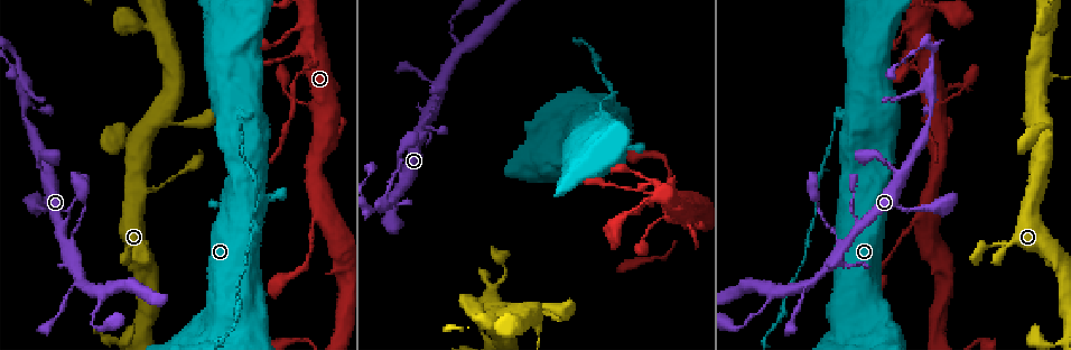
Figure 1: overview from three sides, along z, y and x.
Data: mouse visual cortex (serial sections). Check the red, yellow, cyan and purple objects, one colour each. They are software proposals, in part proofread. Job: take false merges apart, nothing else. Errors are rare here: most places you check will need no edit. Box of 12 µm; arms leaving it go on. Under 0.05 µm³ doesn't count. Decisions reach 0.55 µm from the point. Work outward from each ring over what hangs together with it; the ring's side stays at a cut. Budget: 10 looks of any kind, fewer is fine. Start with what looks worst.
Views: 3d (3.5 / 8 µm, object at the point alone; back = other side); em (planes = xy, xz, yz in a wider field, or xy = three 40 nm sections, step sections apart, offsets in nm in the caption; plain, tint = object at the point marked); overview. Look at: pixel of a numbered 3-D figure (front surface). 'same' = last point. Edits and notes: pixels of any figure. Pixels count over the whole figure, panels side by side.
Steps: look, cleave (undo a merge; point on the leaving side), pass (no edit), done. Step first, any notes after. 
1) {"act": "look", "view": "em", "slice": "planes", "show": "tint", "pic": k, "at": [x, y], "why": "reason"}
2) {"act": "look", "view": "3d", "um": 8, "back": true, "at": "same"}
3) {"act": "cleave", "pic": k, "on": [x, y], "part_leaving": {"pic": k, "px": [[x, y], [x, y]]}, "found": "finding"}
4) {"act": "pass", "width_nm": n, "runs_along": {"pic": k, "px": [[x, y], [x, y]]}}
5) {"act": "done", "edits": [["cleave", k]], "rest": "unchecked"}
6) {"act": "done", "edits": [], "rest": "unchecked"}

{"act": "look", "view": "3d", "um": 3.5, "pic": 1, "at": [244, 117], "why": "sharp bend"}

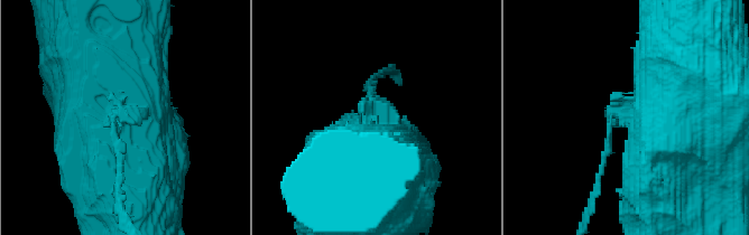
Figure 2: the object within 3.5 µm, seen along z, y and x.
{"act": "look", "view": "em", "slice": "xy", "step": 3, "show": "tint", "pic": 2, "at": [379, 106]}

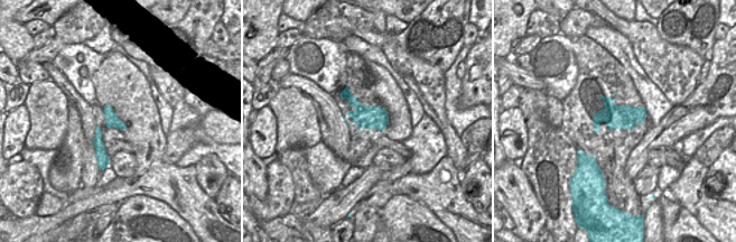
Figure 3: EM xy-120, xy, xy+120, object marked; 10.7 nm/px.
{"act": "cleave", "pic": 2, "on": [371, 87], "part_leaving": {"pic": 2, "px": [[611, 130], [600, 181], [583, 226]]}, "found": "two cells meet here"}

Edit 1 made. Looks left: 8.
{"act": "look", "view": "3d", "um": 3.5, "pic": 1, "at": [70, 247], "why": "branch point"}

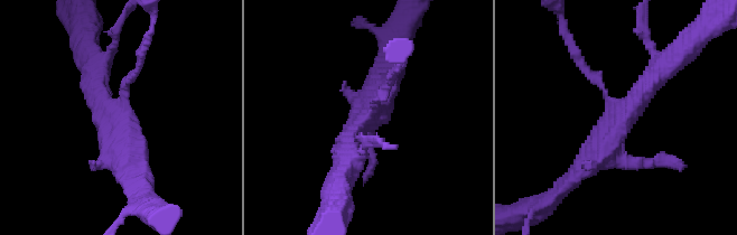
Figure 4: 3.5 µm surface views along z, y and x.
{"act": "look", "view": "em", "slice": "planes", "show": "tint", "pic": 4, "at": [115, 122]}

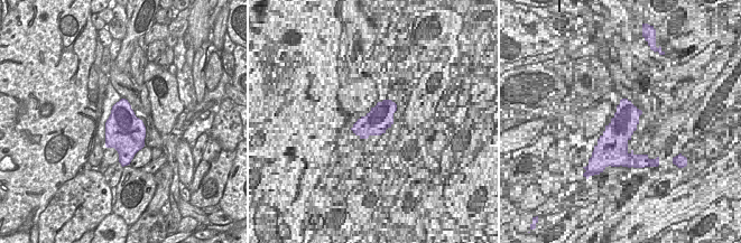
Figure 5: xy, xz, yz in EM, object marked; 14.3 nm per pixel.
{"act": "pass", "runs_along": {"pic": 4, "px": [[669, 63], [595, 156], [575, 176]]}, "found": "continuous, no second cell"}

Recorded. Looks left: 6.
{"act": "look", "view": "3d", "um": 8, "pic": 1, "at": [929, 115], "why": "narrows sharply"}

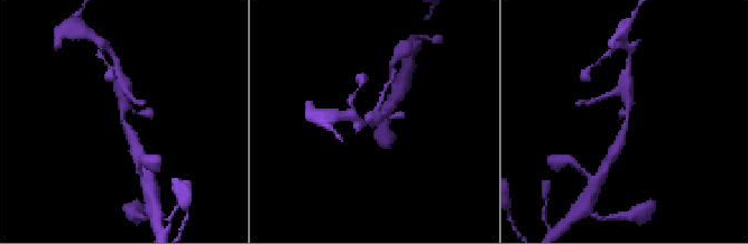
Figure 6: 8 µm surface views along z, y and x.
{"act": "look", "view": "em", "slice": "xy", "step": 1, "show": "tint", "pic": 6, "at": [122, 116], "why": "need the tissue"}

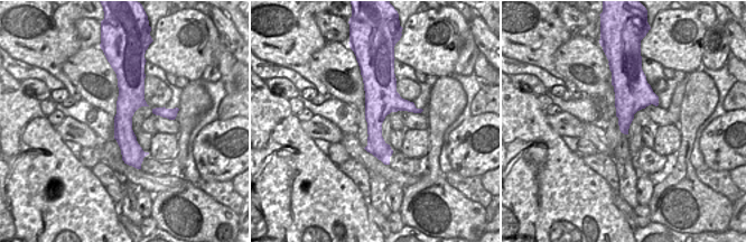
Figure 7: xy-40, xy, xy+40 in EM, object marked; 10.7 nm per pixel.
{"act": "pass", "runs_along": {"pic": 7, "px": [[131, 77], [126, 139], [138, 165]]}, "found": "continuous, no second cell"}

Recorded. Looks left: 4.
{"act": "look", "view": "3d", "um": 3.5, "pic": 1, "at": [146, 243], "why": "narrows sharply"}

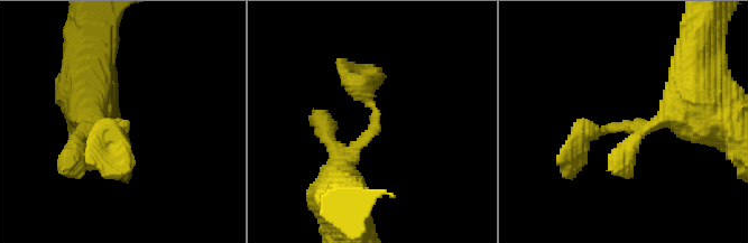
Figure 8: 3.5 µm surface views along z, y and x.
{"act": "look", "view": "em", "slice": "xy", "step": 2, "show": "tint", "pic": 8, "at": [602, 127], "why": "shape alone is not enough"}

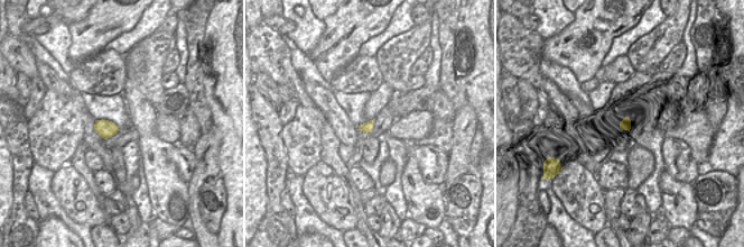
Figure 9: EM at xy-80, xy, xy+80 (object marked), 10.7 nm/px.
{"act": "pass", "width_nm": 110, "runs_along": {"pic": 8, "px": [[664, 119], [585, 132], [563, 177]]}, "found": "one cell here"}

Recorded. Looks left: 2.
{"act": "done", "edits": [["cleave", 2]], "rest": "unchecked"}

